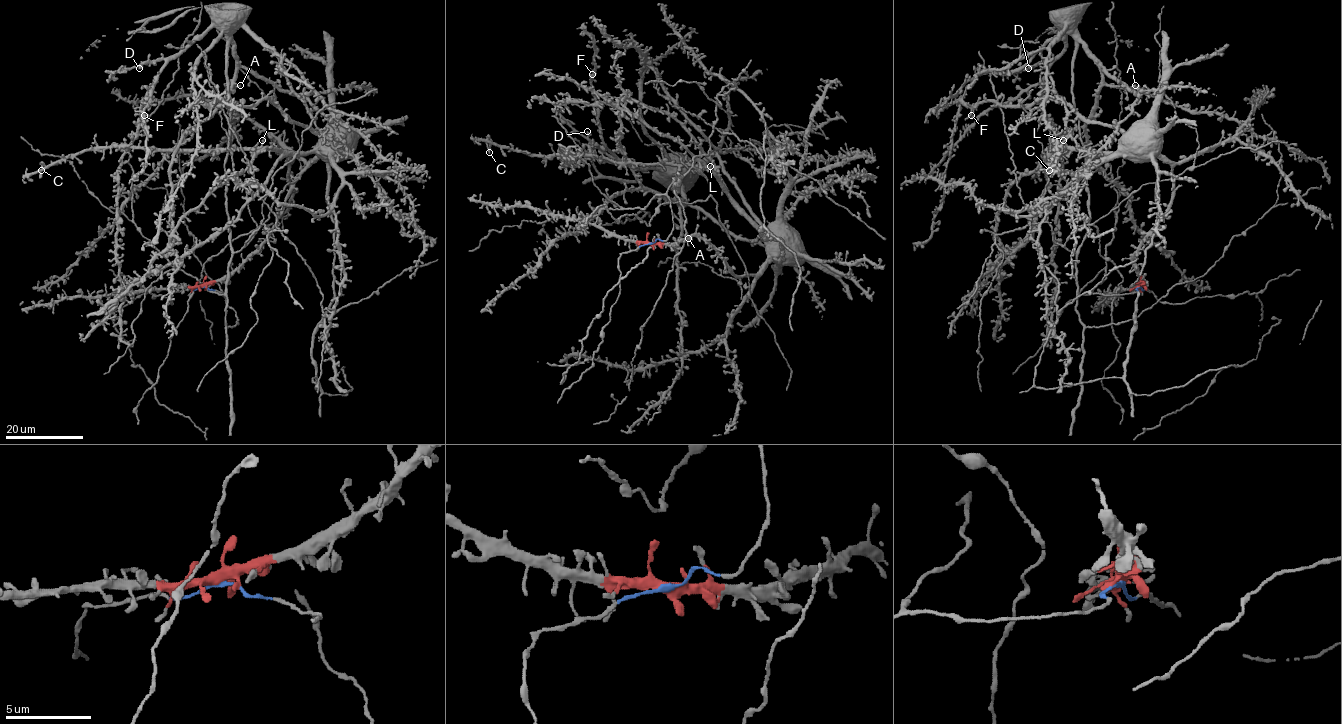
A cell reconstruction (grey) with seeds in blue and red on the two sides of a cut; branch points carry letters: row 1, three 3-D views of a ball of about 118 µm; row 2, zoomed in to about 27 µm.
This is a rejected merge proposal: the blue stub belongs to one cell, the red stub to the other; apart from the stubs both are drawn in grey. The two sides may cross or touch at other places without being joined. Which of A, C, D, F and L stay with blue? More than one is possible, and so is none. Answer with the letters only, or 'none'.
A, D, F

